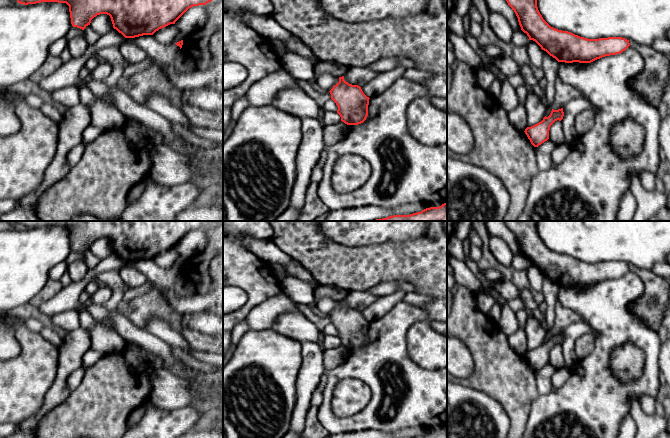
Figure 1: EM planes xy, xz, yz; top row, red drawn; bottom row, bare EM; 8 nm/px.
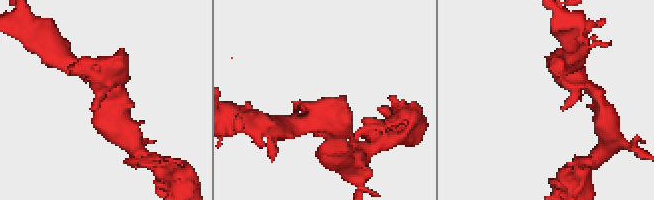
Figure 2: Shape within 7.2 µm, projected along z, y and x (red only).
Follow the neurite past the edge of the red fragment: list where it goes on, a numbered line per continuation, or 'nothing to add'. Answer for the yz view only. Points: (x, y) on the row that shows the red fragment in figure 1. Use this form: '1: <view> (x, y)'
nothing to add

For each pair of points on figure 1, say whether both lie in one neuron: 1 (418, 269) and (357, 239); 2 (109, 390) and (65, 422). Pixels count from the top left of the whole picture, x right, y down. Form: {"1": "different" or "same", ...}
{"1": "different", "2": "same"}

